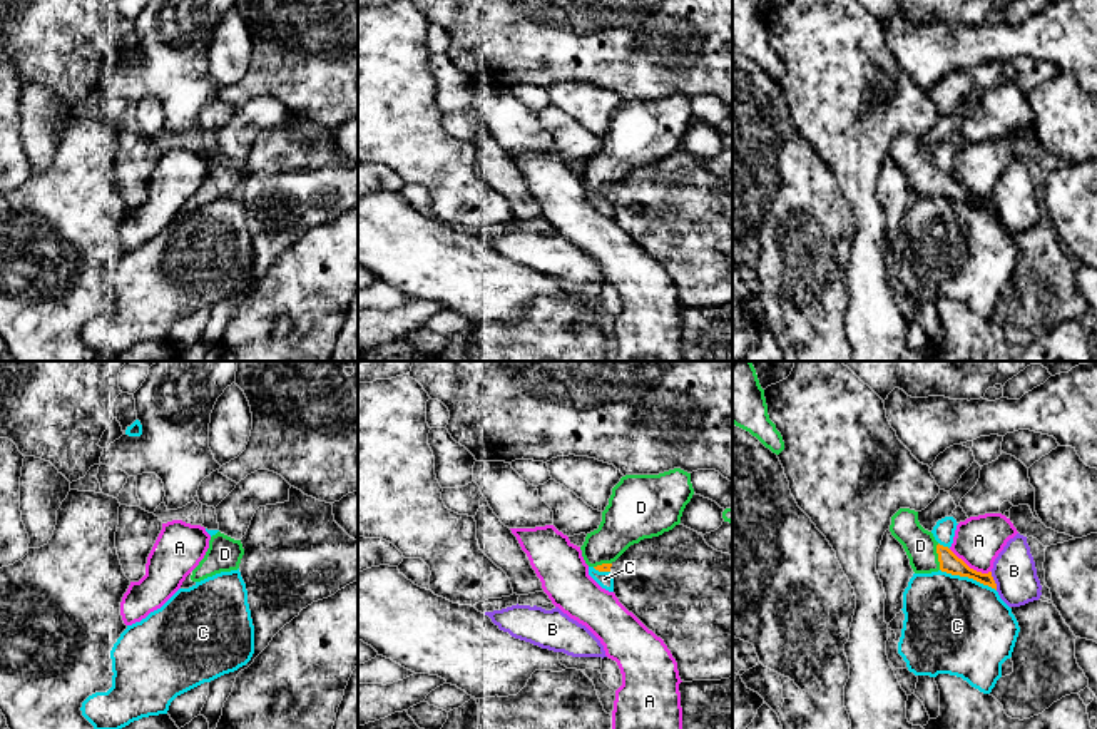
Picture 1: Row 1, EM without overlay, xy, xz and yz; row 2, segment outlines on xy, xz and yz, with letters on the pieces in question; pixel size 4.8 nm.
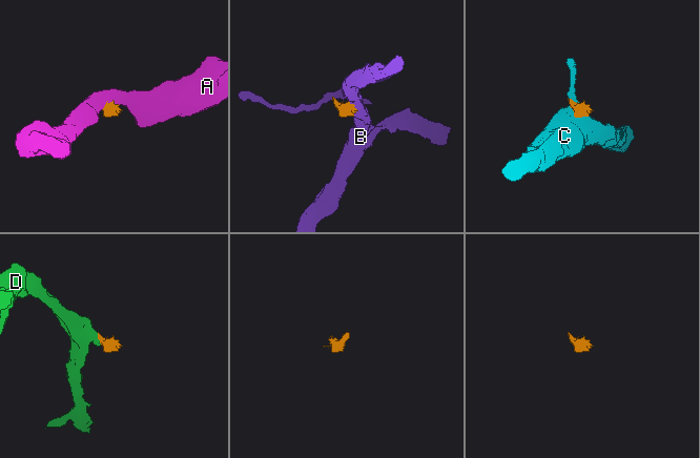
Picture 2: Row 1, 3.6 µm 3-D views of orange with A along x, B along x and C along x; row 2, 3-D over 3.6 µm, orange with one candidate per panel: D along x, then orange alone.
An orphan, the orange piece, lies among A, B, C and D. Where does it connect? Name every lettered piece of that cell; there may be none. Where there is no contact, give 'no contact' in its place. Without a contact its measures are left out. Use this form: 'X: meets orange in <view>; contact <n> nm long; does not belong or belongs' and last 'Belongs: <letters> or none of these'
A: meets orange in yz; contact 240 nm long; does not belong
B: meets orange in yz; contact 90 nm long; does not belong
C: meets orange in yz; contact 300 nm long; does not belong
D: meets orange in yz; contact 130 nm long; belongs
Belongs: D

